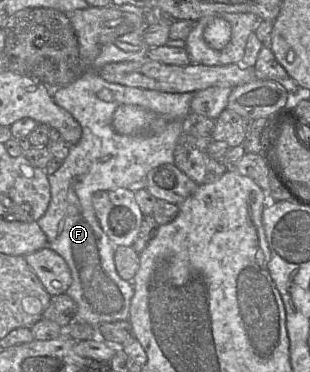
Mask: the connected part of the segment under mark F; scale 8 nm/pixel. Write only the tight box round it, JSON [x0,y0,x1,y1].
[37,44,194,327]

